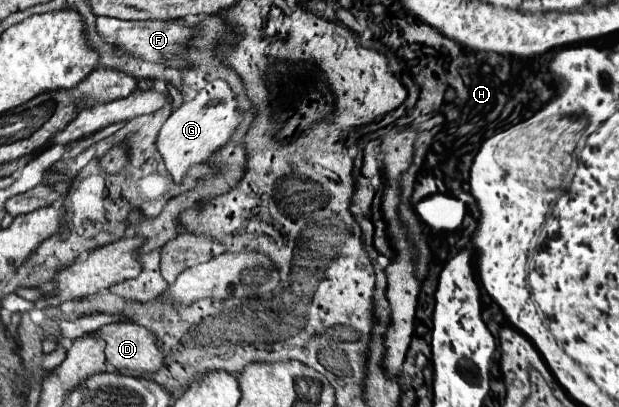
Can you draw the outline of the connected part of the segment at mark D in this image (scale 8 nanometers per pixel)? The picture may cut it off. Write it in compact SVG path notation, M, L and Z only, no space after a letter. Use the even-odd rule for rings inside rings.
M113 322L89 332L89 336L105 340L107 364L115 370L157 372L163 366L163 354L157 348L157 338L145 326L135 322Z

